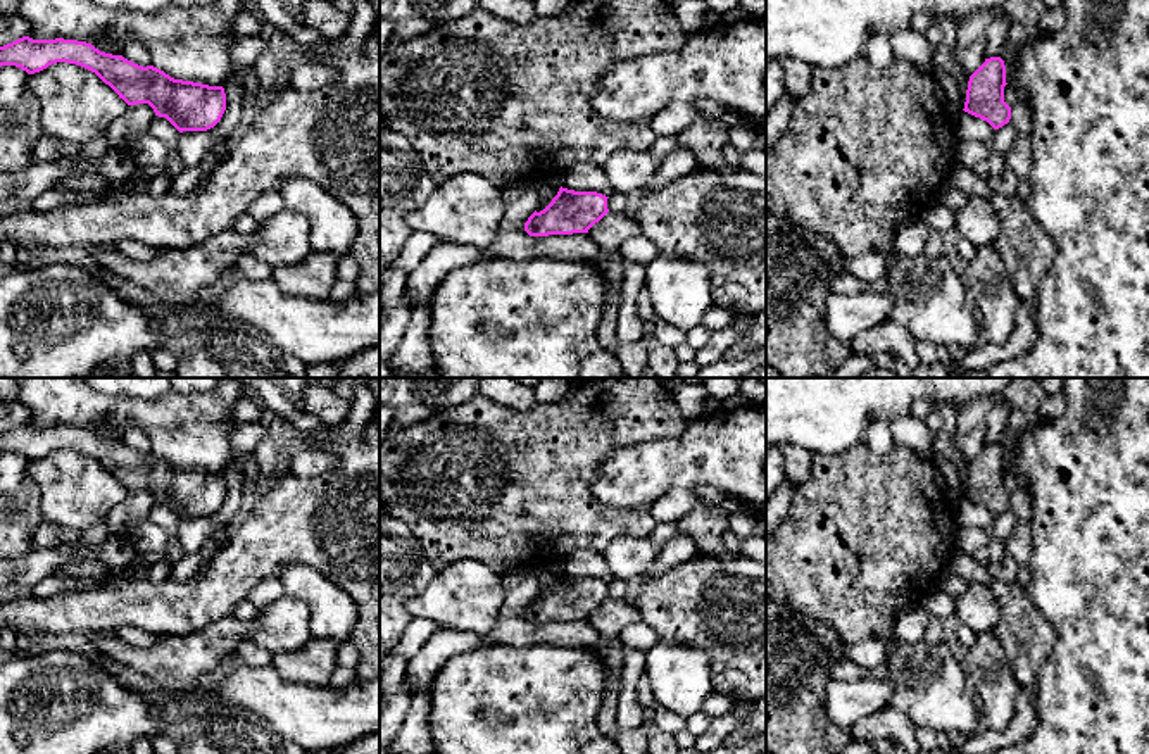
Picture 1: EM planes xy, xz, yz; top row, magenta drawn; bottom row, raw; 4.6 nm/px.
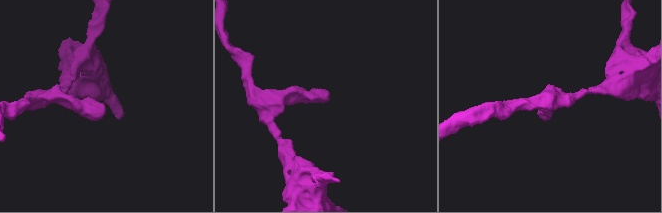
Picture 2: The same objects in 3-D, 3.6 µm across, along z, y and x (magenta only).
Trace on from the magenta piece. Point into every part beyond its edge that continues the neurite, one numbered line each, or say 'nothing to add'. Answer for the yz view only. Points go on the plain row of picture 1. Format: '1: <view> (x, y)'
nothing to add

